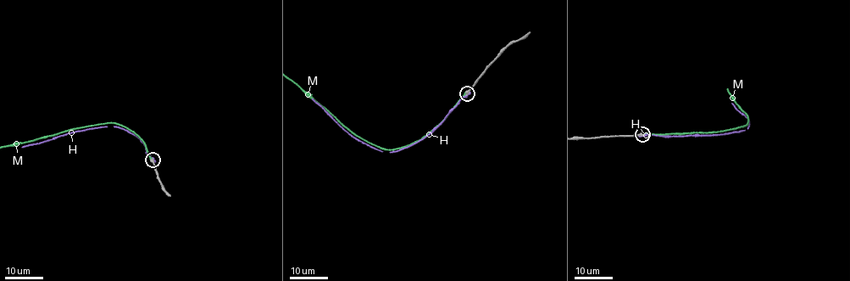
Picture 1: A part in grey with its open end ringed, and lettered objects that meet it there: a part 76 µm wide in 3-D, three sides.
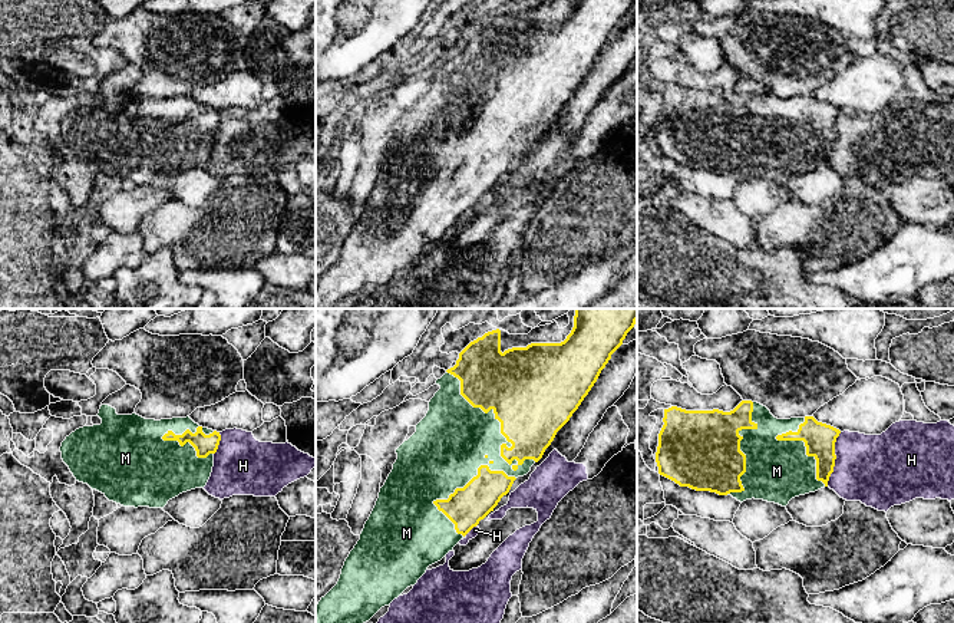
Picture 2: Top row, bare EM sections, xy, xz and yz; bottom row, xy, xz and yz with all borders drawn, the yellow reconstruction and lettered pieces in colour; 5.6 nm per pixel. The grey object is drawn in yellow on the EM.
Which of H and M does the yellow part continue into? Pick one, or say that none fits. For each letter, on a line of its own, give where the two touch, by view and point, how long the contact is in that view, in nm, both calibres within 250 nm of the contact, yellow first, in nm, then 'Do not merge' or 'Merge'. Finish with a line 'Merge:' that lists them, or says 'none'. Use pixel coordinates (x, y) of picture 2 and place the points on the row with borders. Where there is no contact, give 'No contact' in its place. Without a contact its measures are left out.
H: Touches yellow at yz (835, 458). Shared border 320 nm. Thickness 180 nm (yellow) against 400 nm. Do not merge
M: Touches yellow at xz (499, 421). Shared border 700 nm. Thickness 500 nm (yellow) against 360 nm. Merge
Merge: M

